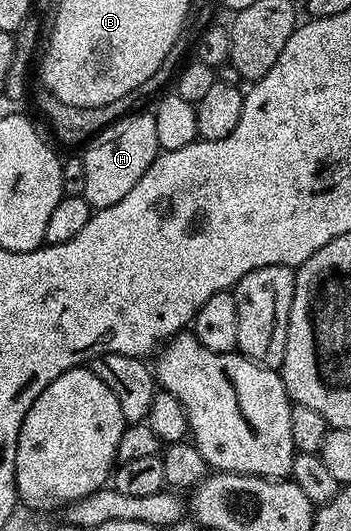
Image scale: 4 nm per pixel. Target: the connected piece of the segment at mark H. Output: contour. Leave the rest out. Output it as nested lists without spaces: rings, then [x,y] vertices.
[[[132,111],[116,119],[112,125],[92,137],[82,150],[85,163],[85,191],[83,198],[91,204],[92,210],[113,207],[113,203],[121,203],[133,187],[137,187],[137,179],[149,171],[149,167],[159,156],[161,150],[157,143],[157,123],[150,112]]]

